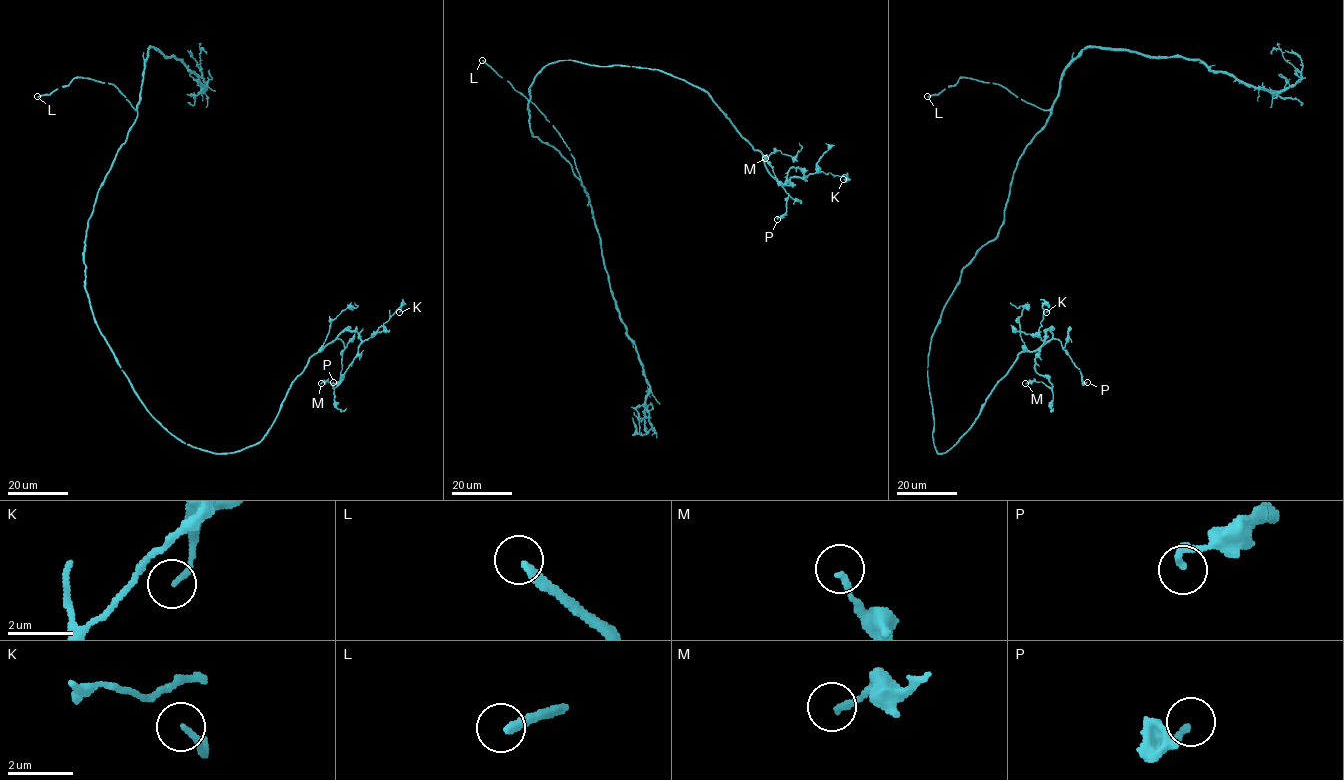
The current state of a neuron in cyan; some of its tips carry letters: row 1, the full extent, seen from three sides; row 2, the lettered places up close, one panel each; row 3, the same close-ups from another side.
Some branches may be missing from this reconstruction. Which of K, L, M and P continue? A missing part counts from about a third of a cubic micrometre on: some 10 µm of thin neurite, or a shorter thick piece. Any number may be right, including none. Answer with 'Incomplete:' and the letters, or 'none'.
Incomplete: L

